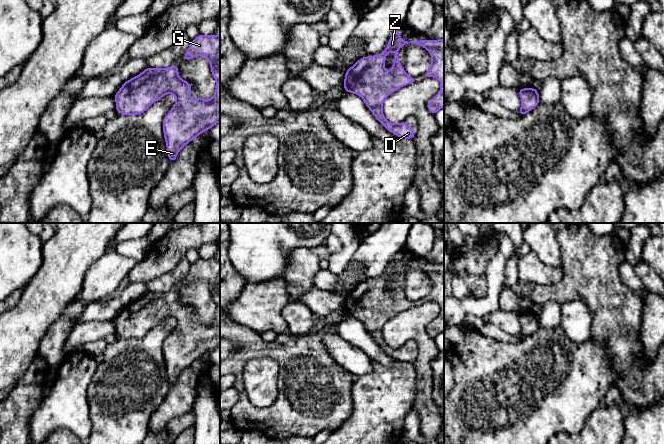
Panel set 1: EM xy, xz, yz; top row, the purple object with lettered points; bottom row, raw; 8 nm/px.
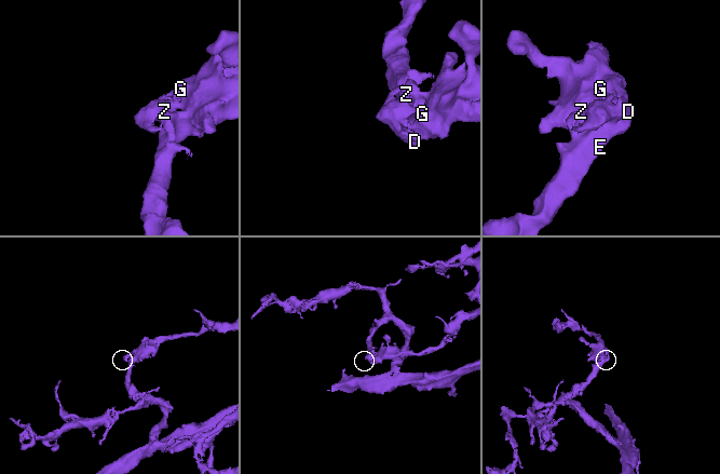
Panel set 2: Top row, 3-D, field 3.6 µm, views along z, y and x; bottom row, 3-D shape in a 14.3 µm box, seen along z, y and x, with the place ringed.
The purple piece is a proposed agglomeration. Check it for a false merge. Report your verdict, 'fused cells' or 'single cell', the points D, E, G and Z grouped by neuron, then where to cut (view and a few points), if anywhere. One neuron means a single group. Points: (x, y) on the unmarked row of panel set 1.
single cell | D E G Z | no cut

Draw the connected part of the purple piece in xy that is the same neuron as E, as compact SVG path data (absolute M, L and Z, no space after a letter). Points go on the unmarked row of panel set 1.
M199 258L190 266L184 285L205 280L216 305L216 313L210 324L190 320L192 309L179 301L179 291L147 291L139 299L125 305L113 320L116 335L123 339L144 337L150 329L165 318L173 318L176 327L163 343L164 363L170 386L176 384L179 375L205 354L220 346L220 259Z

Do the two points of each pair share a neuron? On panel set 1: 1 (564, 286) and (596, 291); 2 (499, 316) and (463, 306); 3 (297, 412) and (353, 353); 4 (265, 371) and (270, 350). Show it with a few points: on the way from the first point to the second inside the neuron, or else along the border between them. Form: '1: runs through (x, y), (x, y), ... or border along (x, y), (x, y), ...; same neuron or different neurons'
1: runs through (572, 286), (588, 286); same neuron
2: border along (498, 309), (486, 314), (482, 318); different neurons
3: border along (326, 348), (328, 353), (354, 377); different neurons
4: border along (246, 364), (271, 358), (278, 378); different neurons

